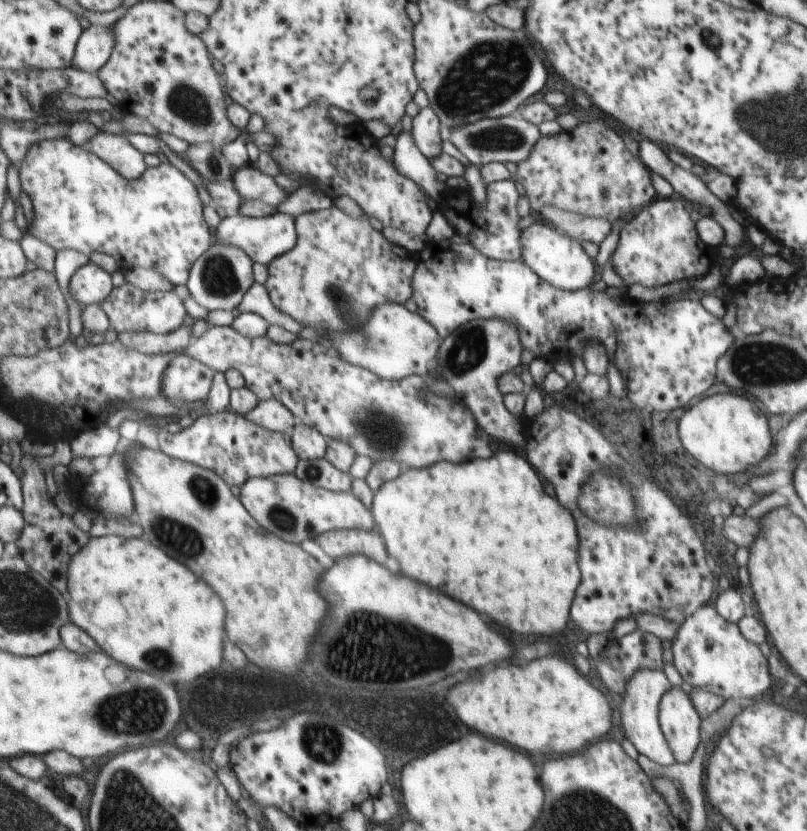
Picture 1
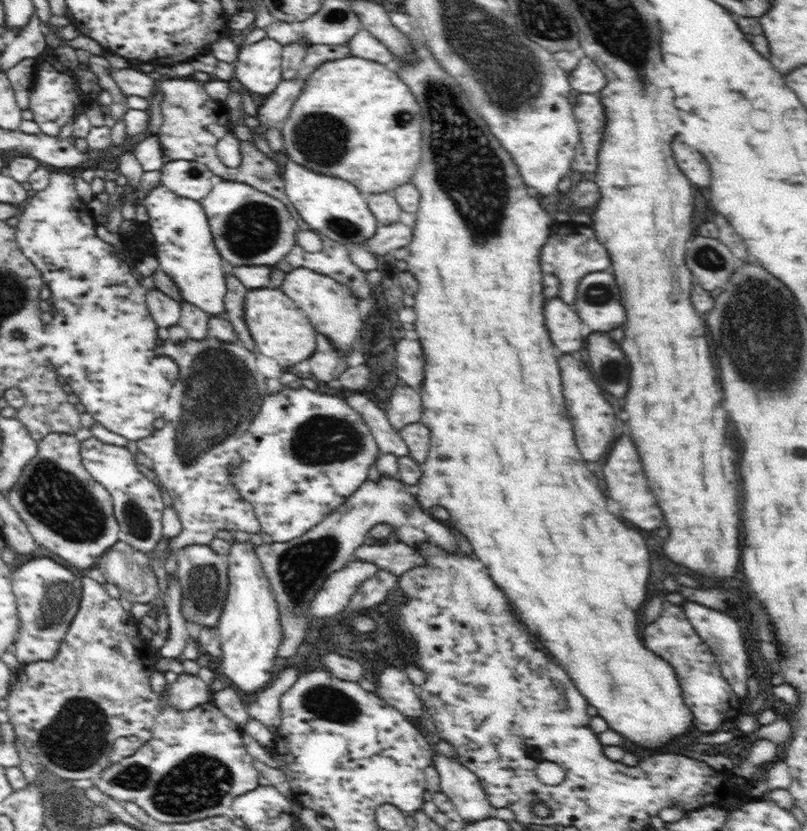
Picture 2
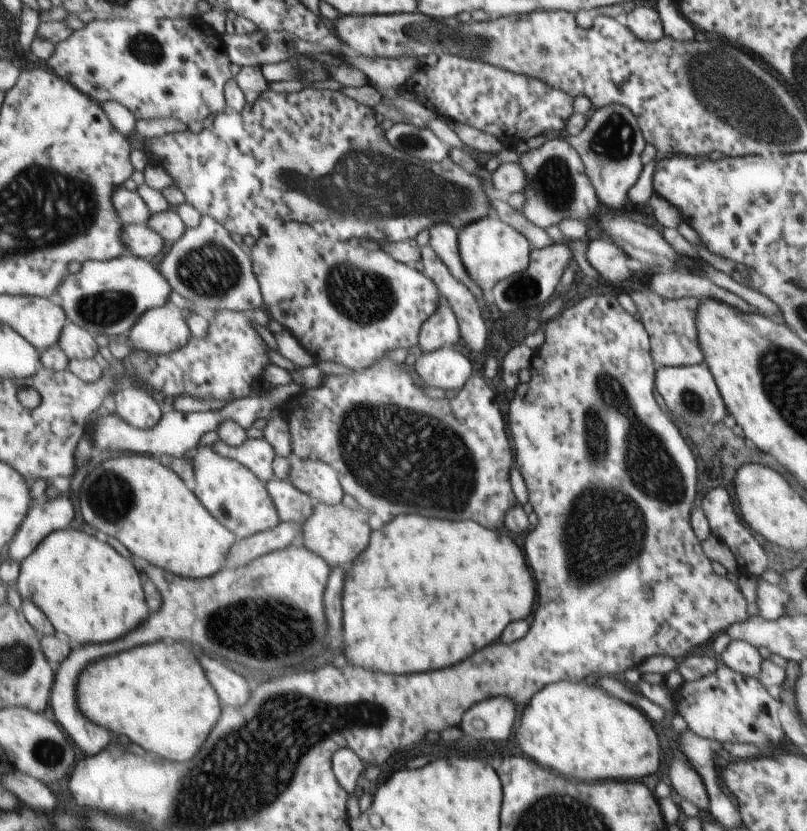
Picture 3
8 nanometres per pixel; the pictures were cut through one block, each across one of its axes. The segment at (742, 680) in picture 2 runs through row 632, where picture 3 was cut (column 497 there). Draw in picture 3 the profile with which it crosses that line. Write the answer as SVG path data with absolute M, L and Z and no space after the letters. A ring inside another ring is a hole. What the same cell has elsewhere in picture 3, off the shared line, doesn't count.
M491 698L474 704L464 718L460 728L472 738L484 740L506 740L514 734L516 728L517 710L511 698Z

